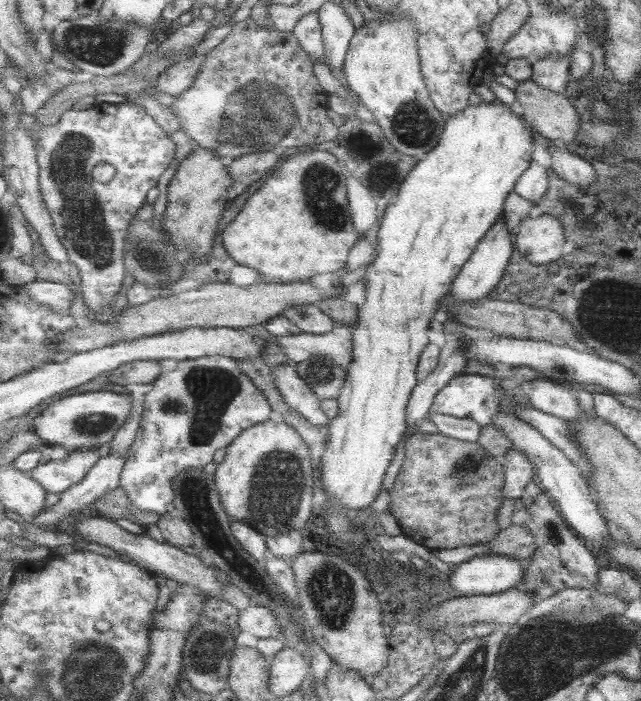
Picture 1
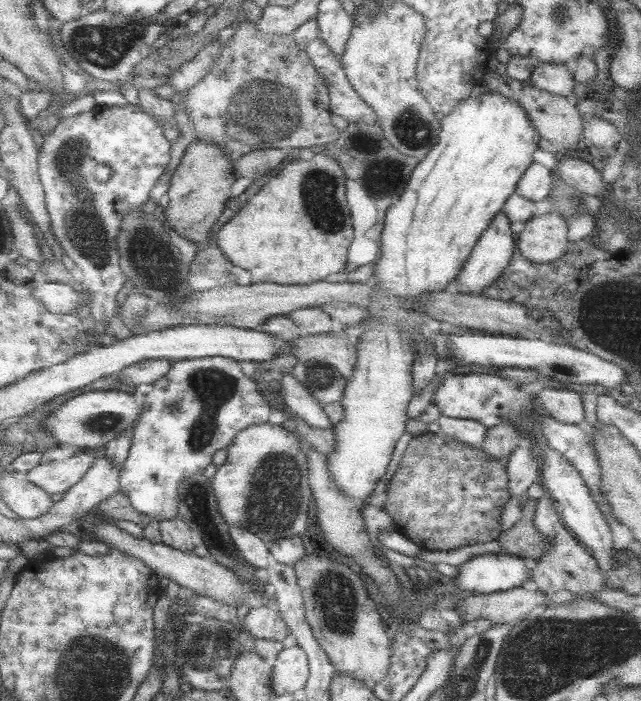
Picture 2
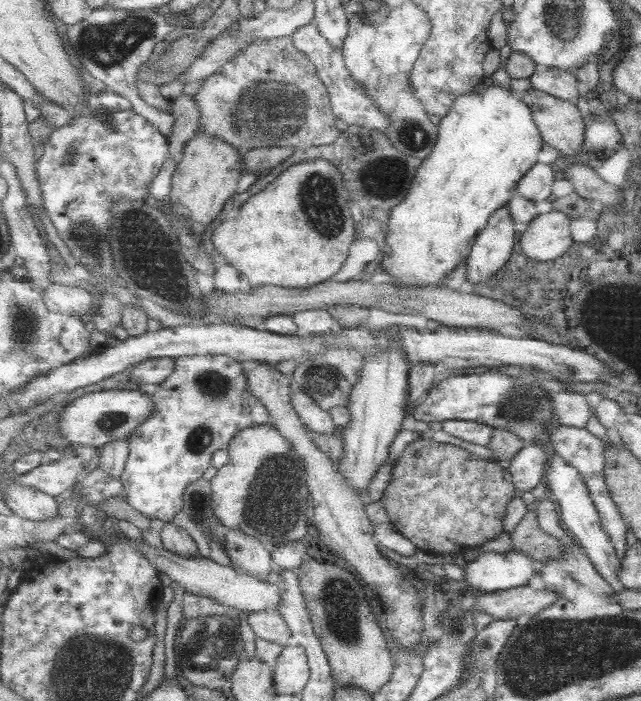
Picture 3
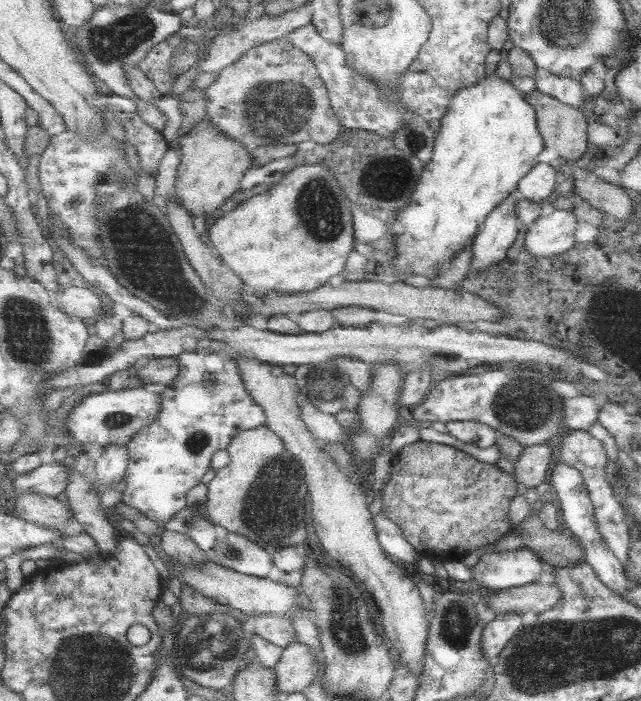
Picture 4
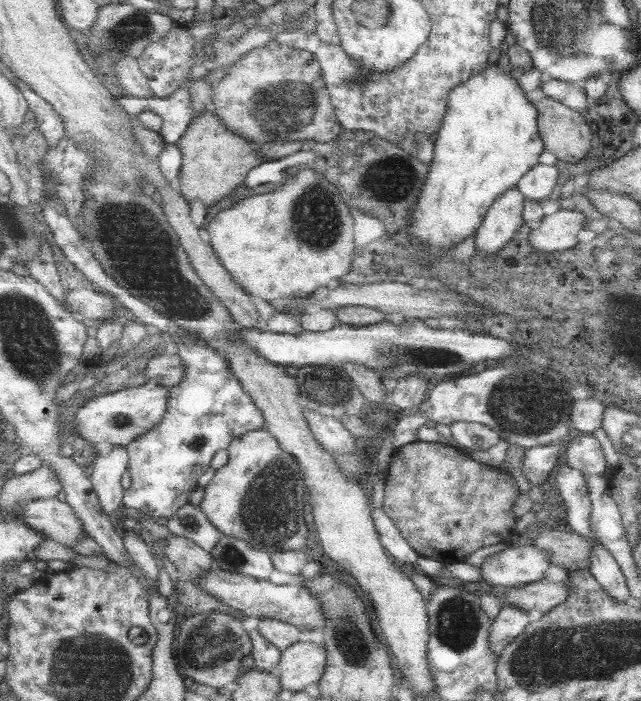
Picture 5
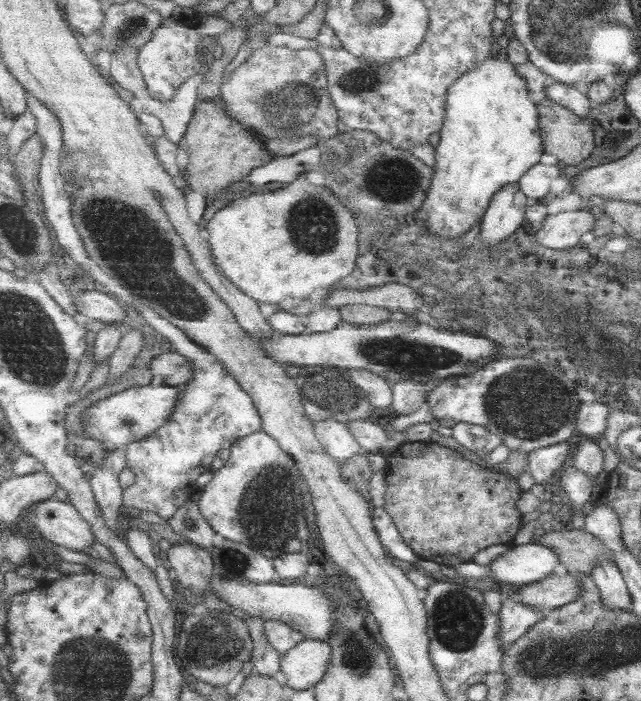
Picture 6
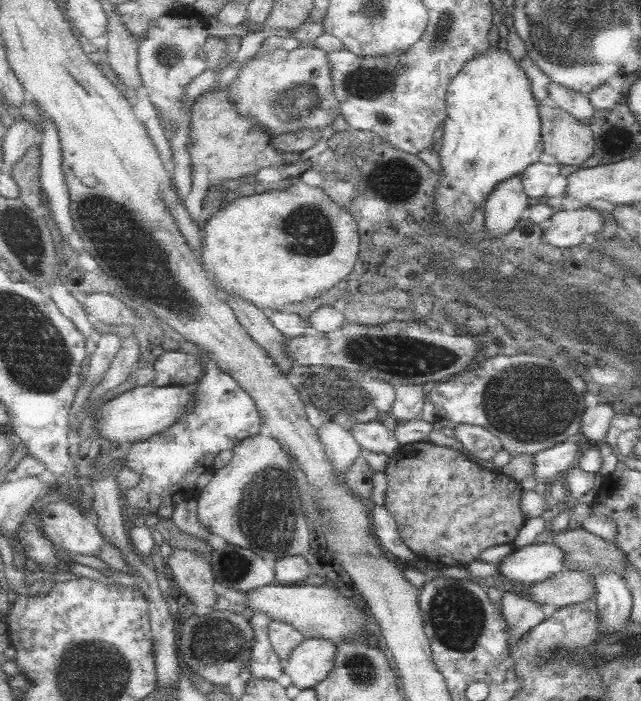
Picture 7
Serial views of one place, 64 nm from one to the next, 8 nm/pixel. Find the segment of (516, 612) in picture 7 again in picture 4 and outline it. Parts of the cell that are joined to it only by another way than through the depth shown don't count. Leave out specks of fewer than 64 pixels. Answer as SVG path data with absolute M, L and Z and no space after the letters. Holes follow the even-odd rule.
M515 612L513 614L499 614L499 616L495 616L493 622L487 624L487 628L483 632L483 646L481 648L493 668L499 664L503 650L507 650L511 640L521 630L523 630L521 614L515 614Z

